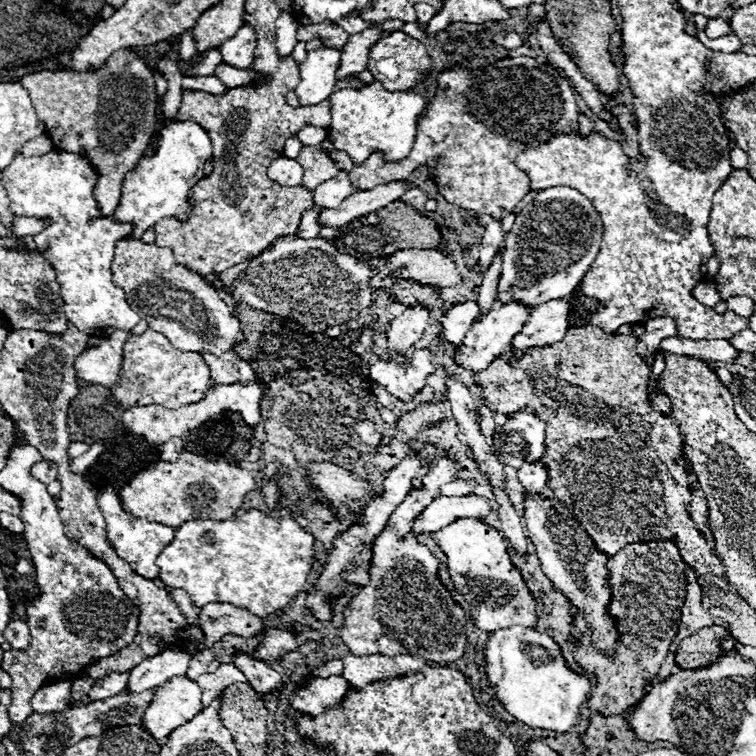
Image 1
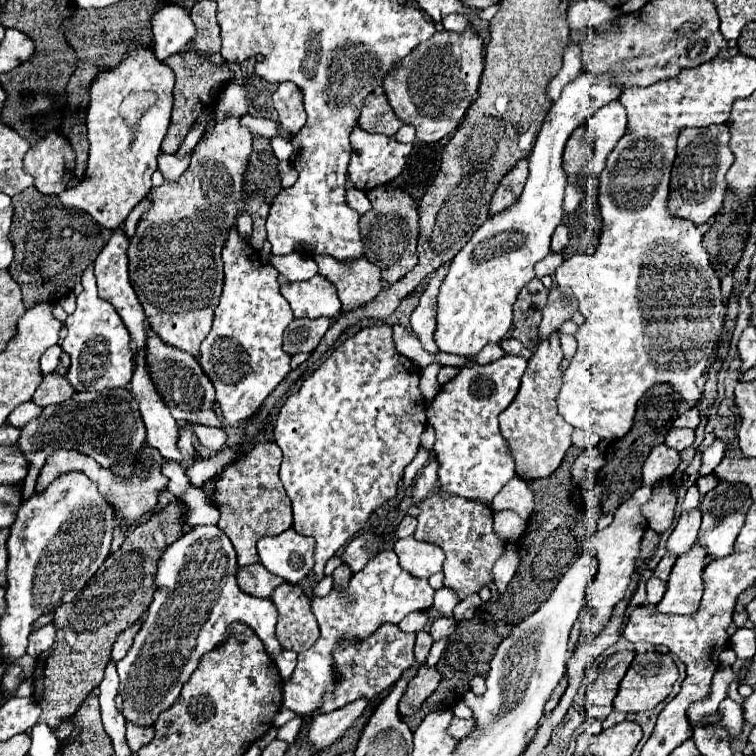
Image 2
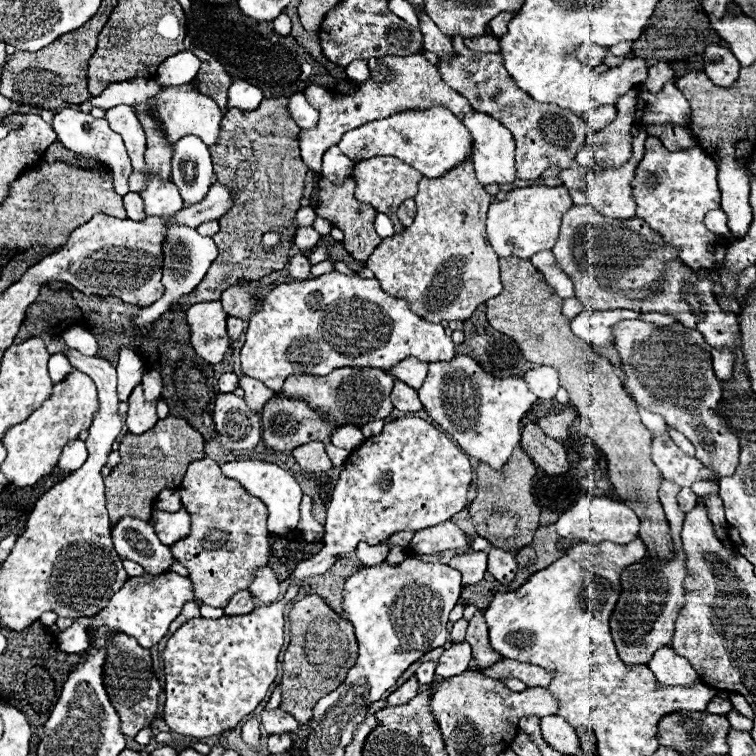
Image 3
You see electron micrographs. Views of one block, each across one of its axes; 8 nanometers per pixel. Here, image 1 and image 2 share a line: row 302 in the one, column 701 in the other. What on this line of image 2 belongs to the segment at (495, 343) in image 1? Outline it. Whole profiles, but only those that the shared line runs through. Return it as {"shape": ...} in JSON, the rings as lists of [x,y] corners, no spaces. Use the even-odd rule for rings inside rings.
{"shape":[[[694,508],[694,510],[690,510],[690,512],[682,512],[680,518],[678,518],[676,528],[674,528],[672,534],[670,534],[668,550],[670,550],[670,552],[676,552],[678,556],[684,554],[684,552],[688,552],[688,550],[696,544],[700,522],[702,522],[702,512],[700,512],[700,508]]]}

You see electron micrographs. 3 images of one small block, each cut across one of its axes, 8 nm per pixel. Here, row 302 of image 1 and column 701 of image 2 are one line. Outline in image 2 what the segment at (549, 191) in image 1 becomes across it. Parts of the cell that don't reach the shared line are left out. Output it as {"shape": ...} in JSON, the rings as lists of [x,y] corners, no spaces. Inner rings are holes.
{"shape":[[[718,482],[718,486],[704,496],[704,500],[700,502],[704,516],[702,516],[702,526],[698,532],[698,542],[706,546],[708,560],[718,560],[718,558],[724,558],[732,552],[736,536],[740,534],[740,530],[744,526],[746,512],[750,506],[752,506],[750,490],[746,490],[746,486],[742,486],[742,484]]]}

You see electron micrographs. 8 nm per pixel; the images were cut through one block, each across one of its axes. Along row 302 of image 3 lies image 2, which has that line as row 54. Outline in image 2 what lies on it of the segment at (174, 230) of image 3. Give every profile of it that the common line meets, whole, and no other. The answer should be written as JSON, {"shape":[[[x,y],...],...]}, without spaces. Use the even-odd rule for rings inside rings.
{"shape":[[[166,4],[154,14],[154,56],[166,60],[172,54],[184,52],[194,36],[194,24],[188,10]]]}

